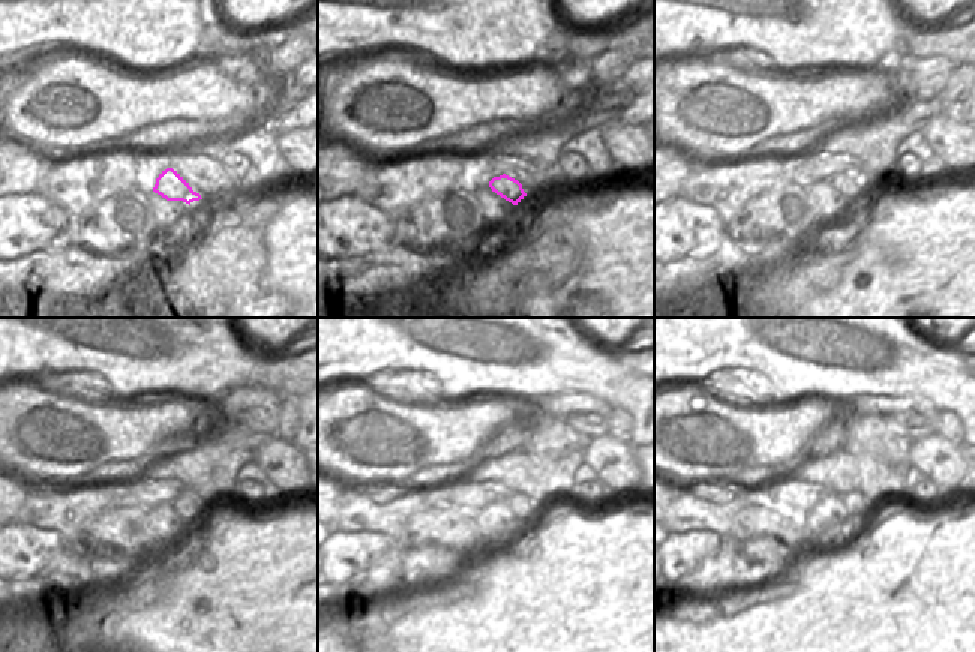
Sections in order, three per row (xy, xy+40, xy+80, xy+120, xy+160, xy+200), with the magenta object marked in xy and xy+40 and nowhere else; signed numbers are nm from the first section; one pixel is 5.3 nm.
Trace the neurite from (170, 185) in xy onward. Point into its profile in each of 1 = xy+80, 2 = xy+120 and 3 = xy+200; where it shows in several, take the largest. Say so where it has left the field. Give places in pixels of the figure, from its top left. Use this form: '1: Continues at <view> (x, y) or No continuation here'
1: Continues at xy+80 (851, 185)
2: Continues at xy+120 (188, 507)
3: Continues at xy+200 (854, 501).

